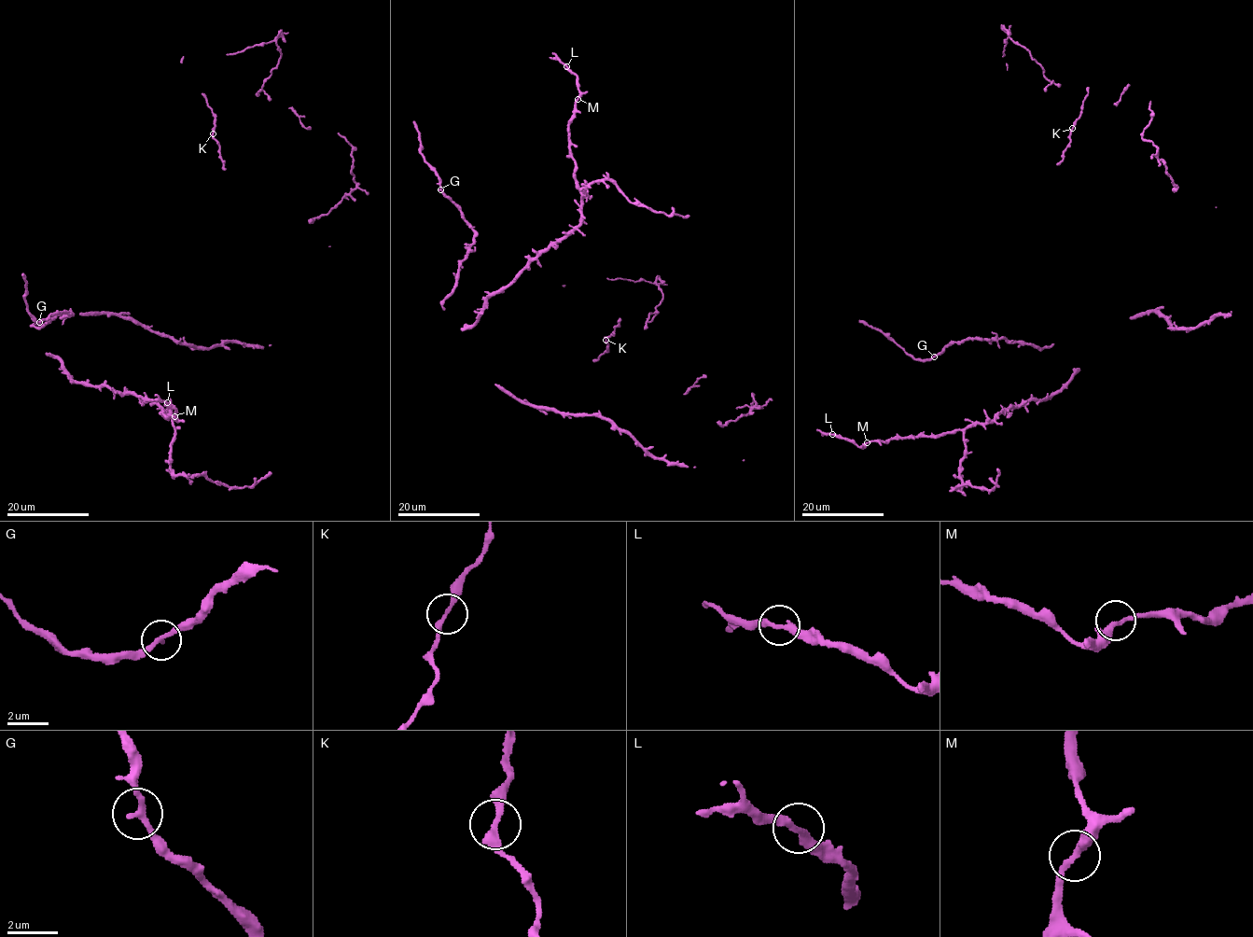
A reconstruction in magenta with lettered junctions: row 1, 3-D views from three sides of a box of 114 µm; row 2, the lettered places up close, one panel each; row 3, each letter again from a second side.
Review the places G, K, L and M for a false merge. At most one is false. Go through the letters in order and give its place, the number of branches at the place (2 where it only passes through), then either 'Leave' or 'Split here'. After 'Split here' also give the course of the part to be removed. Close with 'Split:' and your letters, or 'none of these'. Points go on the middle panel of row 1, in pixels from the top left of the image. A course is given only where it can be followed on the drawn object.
G: Place: (440, 189). Branches: 2. Leave
K: Place: (605, 340). Branches: 2. Leave
L: Place: (566, 66). Branches: 2. Leave
M: Place: (577, 99). Branches: 2. Leave
Split: none of these

